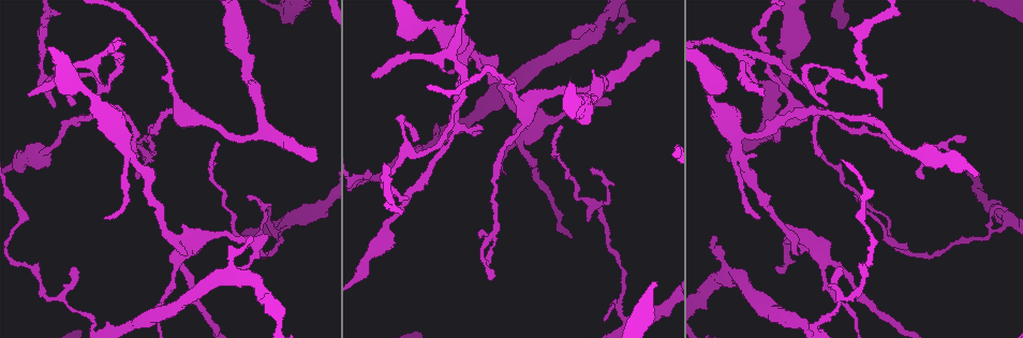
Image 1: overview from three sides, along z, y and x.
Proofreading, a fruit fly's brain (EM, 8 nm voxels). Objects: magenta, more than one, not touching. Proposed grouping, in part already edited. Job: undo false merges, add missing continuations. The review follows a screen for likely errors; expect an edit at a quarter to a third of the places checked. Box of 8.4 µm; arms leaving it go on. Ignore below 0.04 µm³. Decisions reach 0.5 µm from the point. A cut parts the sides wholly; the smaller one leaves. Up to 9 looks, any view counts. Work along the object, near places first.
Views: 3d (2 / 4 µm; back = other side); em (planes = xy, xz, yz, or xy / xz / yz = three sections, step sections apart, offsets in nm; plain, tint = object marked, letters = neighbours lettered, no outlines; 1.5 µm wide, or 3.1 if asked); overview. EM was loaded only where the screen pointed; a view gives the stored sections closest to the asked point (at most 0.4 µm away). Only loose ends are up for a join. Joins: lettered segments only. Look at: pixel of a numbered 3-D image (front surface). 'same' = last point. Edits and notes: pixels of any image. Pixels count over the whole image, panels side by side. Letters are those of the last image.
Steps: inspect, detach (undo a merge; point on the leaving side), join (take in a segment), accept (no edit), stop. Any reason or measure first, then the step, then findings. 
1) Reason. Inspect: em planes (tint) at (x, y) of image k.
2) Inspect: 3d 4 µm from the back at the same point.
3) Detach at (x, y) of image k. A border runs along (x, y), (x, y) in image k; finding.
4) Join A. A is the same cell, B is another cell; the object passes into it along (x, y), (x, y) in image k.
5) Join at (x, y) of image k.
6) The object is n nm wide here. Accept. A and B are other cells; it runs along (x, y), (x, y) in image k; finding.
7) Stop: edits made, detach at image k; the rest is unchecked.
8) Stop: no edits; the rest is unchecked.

Inspect: em planes (letters) at (841, 267) of image 1.

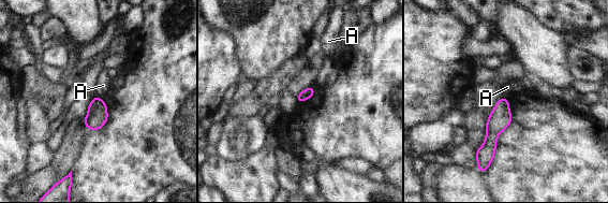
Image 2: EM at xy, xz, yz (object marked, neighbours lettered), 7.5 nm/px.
The object is 80 nm wide here. Accept. A is another cell; none of them fits.

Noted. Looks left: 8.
Thin end. Inspect: 3d 2 µm from the back at (135, 178) of image 1.

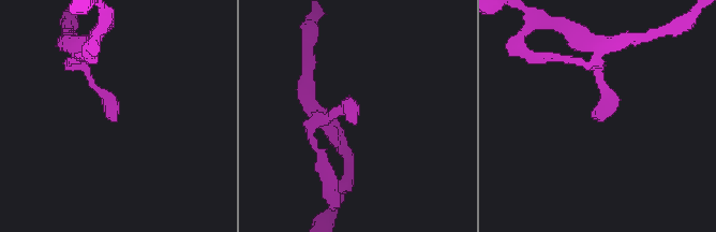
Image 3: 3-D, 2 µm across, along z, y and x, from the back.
Inspect: em planes (letters) at (351, 114) of image 3.

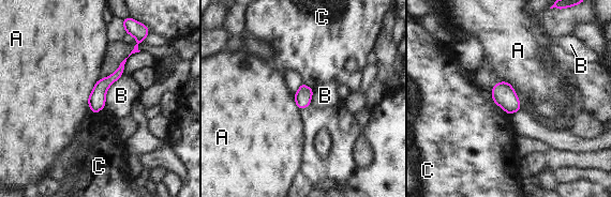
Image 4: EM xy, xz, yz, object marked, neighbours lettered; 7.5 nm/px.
The longest contact is with B, 280 nm. Accept. A, B and C are other cells; a border runs along (122, 75), (108, 88), (104, 107) in image 4; none of them fits.

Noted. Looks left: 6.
Thin end. Inspect: 3d 4 µm at (758, 83) of image 1.

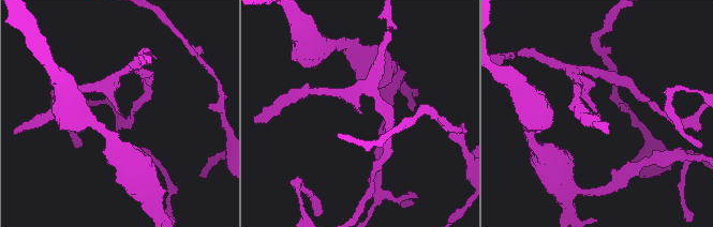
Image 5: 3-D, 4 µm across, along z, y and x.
Inspect: em planes (letters) at (360, 114) of image 5.

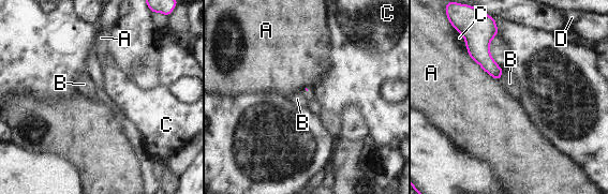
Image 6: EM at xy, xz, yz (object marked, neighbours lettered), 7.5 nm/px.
Accept. A, B, C and D are other cells; a border runs along (464, 40), (468, 51) in image 6; none of them fits.

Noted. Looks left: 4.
Inspect: em planes (letters) at (757, 217) of image 1.

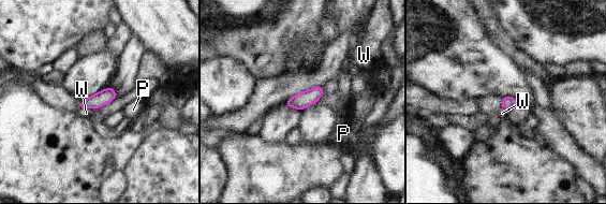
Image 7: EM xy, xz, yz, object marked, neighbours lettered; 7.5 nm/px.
Accept. P and W are other cells; a border runs along (78, 107), (95, 108) in image 7; no lettered segment goes on from it.

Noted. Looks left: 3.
Stop: no edits; the rest is unchecked.

